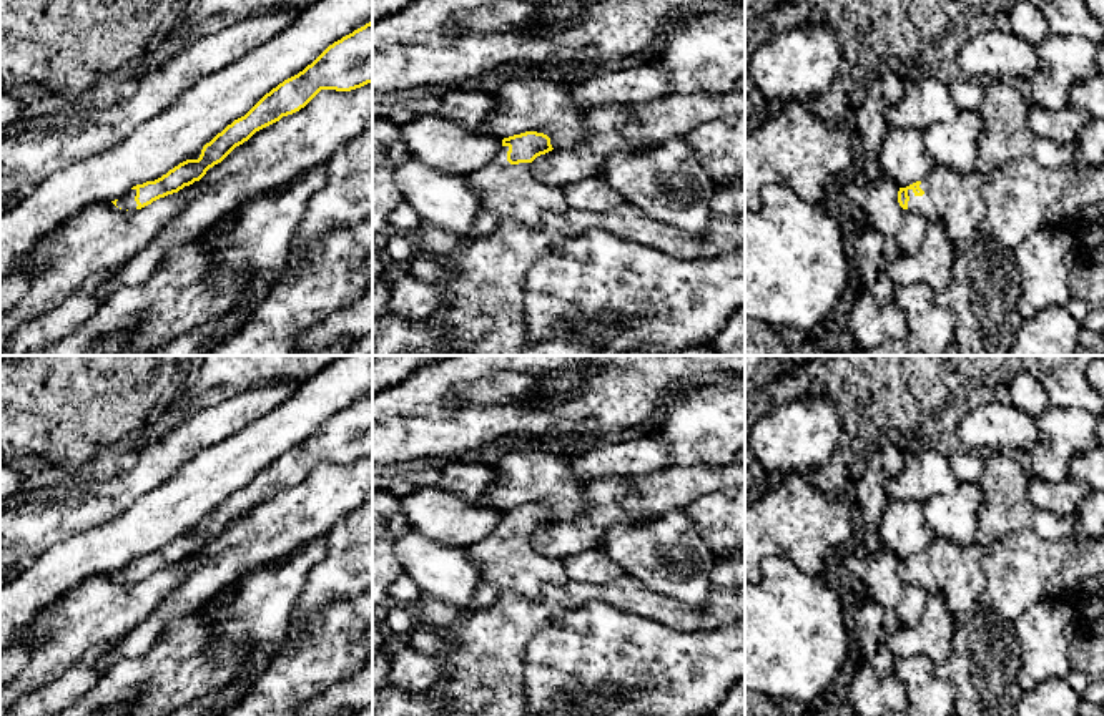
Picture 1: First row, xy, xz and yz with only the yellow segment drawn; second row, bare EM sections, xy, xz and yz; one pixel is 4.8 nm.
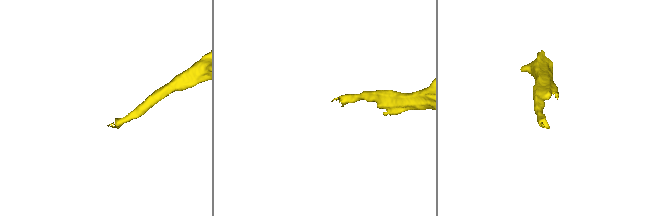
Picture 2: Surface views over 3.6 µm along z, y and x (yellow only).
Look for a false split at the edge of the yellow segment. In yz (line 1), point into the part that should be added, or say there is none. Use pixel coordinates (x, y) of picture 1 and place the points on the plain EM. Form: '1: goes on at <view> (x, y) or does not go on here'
1: goes on at yz (953, 570)

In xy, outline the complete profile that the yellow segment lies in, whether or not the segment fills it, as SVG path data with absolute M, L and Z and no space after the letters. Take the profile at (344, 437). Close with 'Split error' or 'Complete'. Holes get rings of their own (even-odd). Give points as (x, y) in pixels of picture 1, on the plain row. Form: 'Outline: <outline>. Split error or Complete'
Outline: M372 394L329 417L311 437L266 465L244 488L234 492L193 530L155 553L133 558L116 580L135 583L200 553L256 503L304 480L321 462L351 463L372 455Z. Split error

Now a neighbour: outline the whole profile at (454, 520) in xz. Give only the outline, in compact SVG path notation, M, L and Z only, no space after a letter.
M421 487L401 498L409 528L447 547L471 547L489 537L502 512L439 487Z

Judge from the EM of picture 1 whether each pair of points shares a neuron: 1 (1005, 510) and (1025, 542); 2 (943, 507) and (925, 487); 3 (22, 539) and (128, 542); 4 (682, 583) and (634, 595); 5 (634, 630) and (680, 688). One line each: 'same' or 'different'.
1: different
2: different
3: different
4: different
5: same

